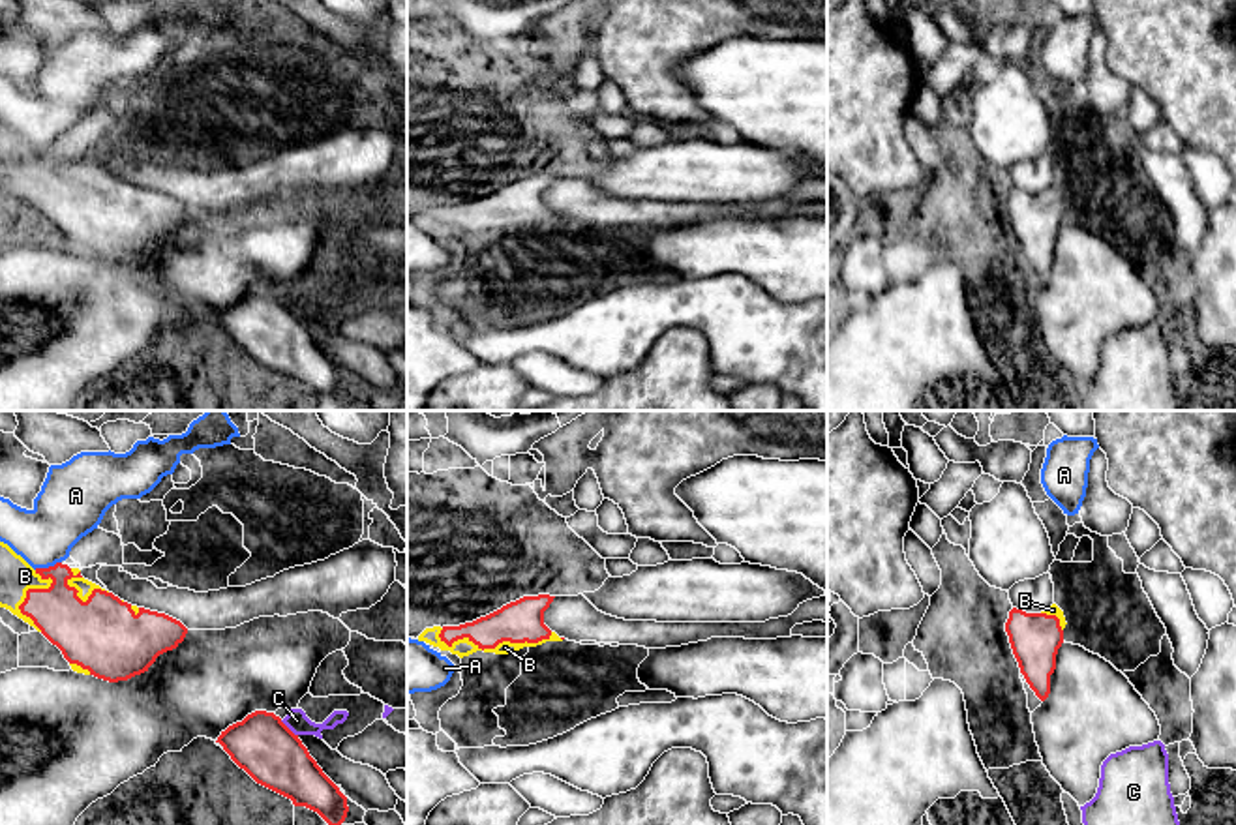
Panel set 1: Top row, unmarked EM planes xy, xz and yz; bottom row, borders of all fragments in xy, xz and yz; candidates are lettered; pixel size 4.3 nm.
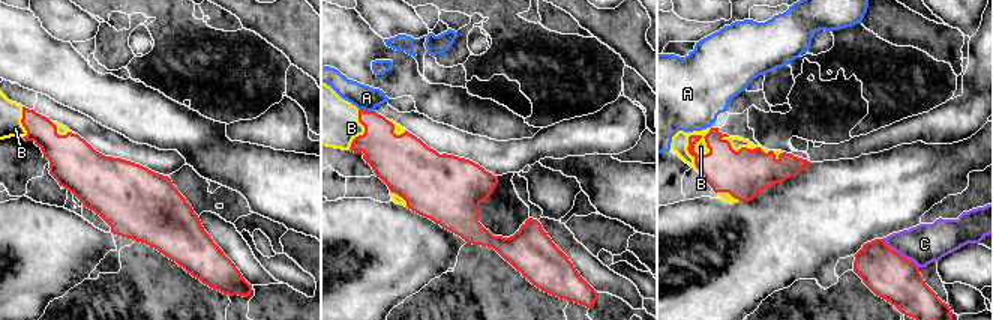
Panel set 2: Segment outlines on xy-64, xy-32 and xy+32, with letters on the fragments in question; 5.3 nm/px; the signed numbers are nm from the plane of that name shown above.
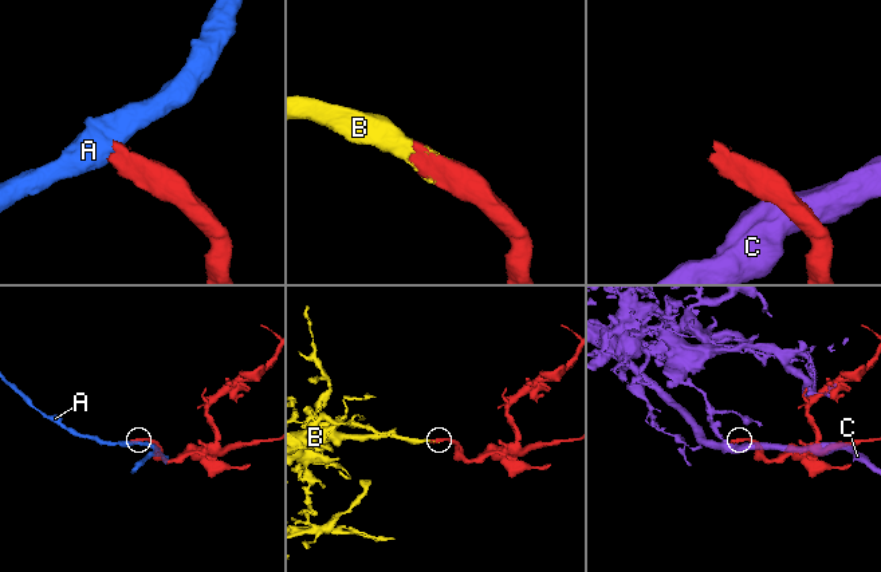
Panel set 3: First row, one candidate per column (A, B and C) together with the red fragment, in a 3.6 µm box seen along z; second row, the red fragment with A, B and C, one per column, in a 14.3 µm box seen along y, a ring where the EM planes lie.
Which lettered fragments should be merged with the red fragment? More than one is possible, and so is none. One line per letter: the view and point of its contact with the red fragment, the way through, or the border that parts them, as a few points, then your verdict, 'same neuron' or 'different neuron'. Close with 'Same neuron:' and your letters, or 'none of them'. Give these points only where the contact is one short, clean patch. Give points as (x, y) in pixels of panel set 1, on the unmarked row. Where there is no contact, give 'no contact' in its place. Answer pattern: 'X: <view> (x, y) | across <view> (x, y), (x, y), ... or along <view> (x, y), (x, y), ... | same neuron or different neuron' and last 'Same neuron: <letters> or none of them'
A: xy (49, 147) | along xy (60, 141), (34, 149) | different neuron
B: xz (494, 227) | same neuron
C: xy (287, 308) | different neuron
Same neuron: B

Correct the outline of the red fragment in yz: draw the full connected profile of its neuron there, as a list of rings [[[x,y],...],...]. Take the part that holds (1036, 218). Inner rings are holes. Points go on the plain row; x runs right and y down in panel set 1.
[[[1056,184],[1041,193],[1013,188],[1005,202],[1020,253],[1041,281],[1050,274],[1050,255],[1056,249],[1065,204],[1063,191]]]

